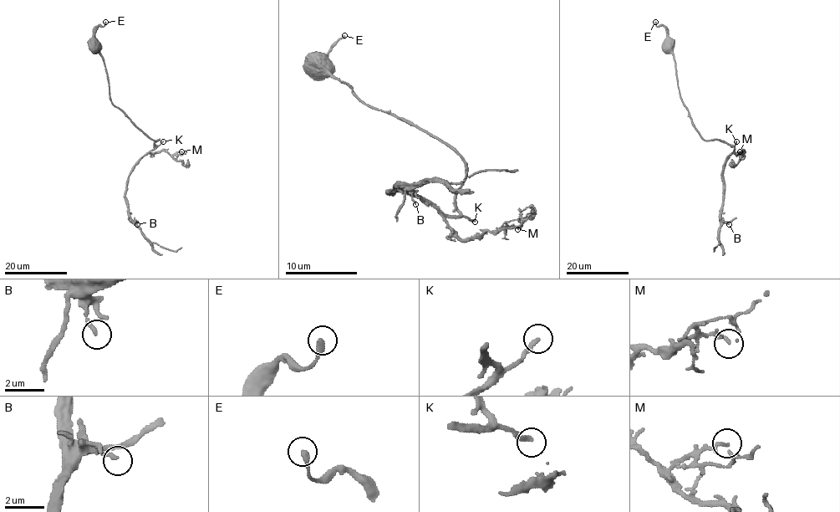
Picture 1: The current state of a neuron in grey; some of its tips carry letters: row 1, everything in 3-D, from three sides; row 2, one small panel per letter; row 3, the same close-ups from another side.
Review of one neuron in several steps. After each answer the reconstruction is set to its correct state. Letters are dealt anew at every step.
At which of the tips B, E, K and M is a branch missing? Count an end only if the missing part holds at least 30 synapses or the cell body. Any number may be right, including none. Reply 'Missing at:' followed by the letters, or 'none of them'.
Missing at: K

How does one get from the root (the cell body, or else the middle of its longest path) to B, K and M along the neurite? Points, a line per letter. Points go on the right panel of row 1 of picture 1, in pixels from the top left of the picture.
B: (668, 44), (680, 98), (693, 125), (705, 140), (720, 140), (734, 147), (723, 171), (720, 219), (729, 224)
K: (668, 44), (675, 63), (680, 98), (697, 131), (705, 140), (720, 140), (732, 145), (736, 141)
M: (668, 44), (680, 98), (697, 131), (705, 140), (731, 144), (735, 153), (744, 151), (740, 155), (740, 151)

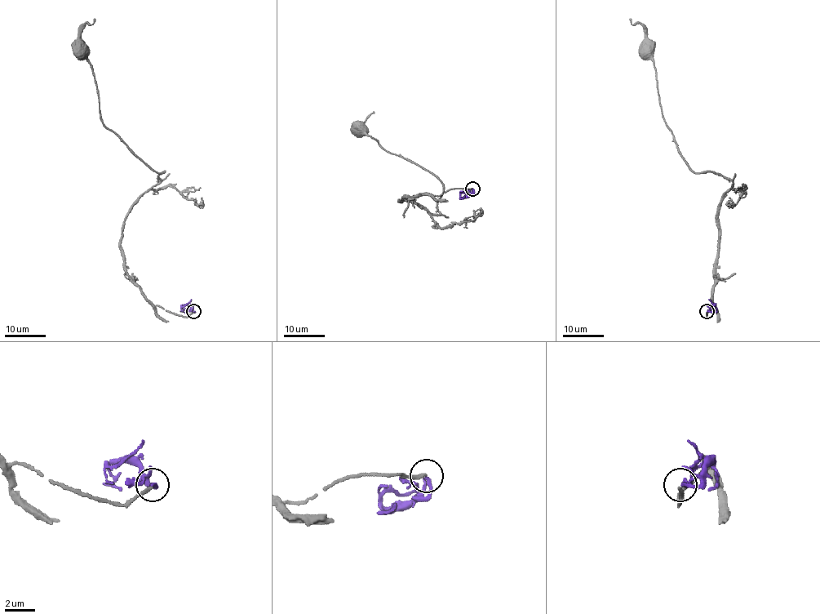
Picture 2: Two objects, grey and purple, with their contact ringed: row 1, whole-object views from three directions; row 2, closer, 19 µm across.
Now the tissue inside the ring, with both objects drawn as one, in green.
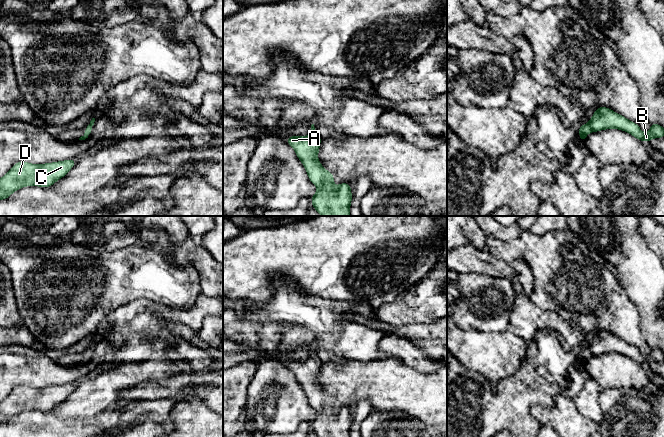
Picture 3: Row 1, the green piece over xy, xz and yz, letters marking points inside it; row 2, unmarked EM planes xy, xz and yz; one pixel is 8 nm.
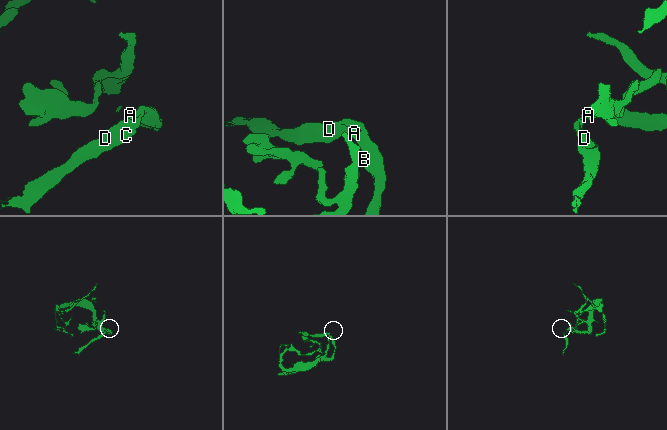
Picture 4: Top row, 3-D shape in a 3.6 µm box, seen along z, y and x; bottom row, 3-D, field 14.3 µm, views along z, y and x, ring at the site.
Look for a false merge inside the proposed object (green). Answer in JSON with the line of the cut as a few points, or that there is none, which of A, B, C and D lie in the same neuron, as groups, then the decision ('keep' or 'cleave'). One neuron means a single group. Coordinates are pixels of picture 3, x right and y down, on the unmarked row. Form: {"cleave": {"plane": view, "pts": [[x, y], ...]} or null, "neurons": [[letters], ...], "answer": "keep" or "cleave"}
{"cleave": null, "neurons": [["A", "B", "C", "D"]], "answer": "keep"}

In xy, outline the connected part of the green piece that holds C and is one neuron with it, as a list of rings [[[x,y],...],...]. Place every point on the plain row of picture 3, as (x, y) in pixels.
[[[76,383],[64,384],[46,388],[31,388],[17,386],[0,403],[0,424],[25,411],[50,411],[64,401],[76,387]]]

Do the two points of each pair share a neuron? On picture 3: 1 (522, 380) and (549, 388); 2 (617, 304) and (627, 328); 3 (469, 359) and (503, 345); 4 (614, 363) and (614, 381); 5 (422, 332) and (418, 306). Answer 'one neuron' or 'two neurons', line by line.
1: one neuron
2: one neuron
3: one neuron
4: one neuron
5: two neurons

